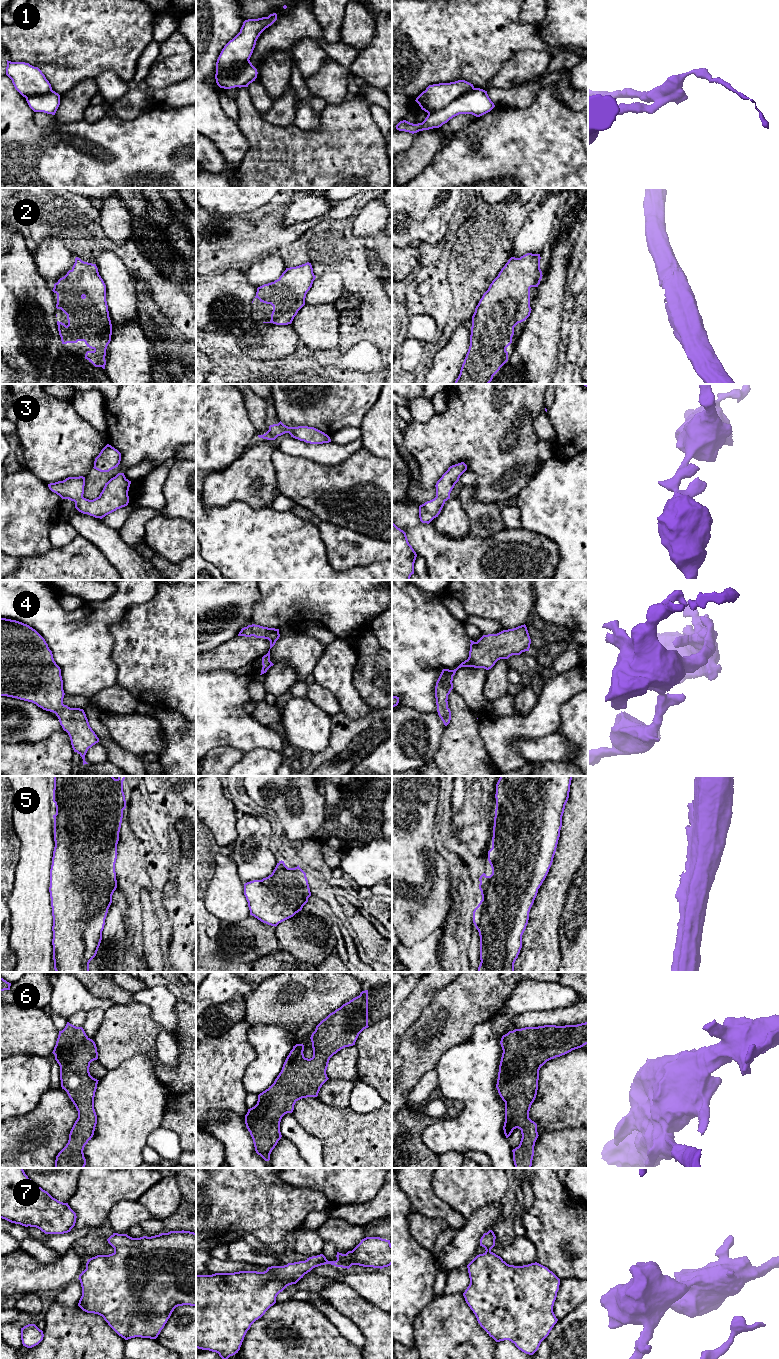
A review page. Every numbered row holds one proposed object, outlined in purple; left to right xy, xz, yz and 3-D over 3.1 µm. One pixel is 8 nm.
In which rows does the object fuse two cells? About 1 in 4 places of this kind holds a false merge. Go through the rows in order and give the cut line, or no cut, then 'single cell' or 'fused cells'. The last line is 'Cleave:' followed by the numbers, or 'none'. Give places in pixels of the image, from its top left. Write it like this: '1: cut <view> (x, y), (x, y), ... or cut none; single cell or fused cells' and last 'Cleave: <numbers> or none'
1: cut yz (473, 87), (444, 107), (428, 114); fused cells
2: cut none; single cell
3: cut none; single cell
4: cut none; single cell
5: cut none; single cell
6: cut none; single cell
7: cut none; single cell
Cleave: 1

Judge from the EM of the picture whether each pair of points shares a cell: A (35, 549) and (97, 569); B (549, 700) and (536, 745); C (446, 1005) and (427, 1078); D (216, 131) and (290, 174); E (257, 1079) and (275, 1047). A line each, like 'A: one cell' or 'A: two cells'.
A: two cells
B: two cells
C: two cells
D: two cells
E: one cell

